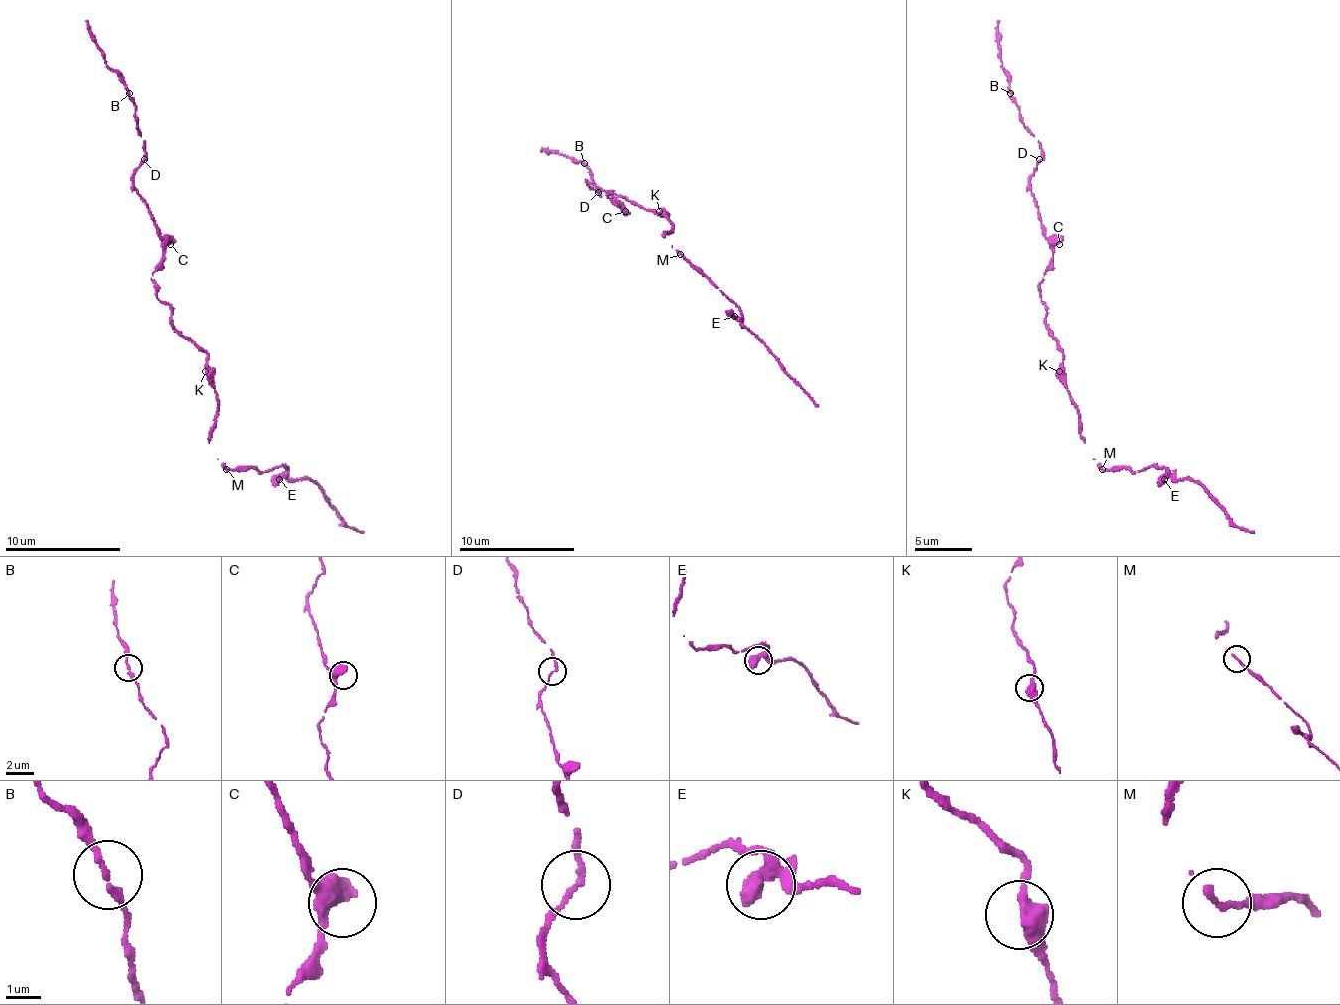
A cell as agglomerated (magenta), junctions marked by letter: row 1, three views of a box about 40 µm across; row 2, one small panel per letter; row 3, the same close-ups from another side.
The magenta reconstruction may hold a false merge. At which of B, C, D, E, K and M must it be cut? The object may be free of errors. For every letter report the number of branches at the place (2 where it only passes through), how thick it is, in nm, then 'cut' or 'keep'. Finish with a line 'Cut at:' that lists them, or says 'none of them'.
B: 2 | 170 nm | keep
C: 2 | 460 nm | keep
D: 2 | 160 nm | keep
E: 2 | 440 nm | keep
K: 2 | 420 nm | keep
M: 2 | 150 nm | keep
Cut at: none of them

